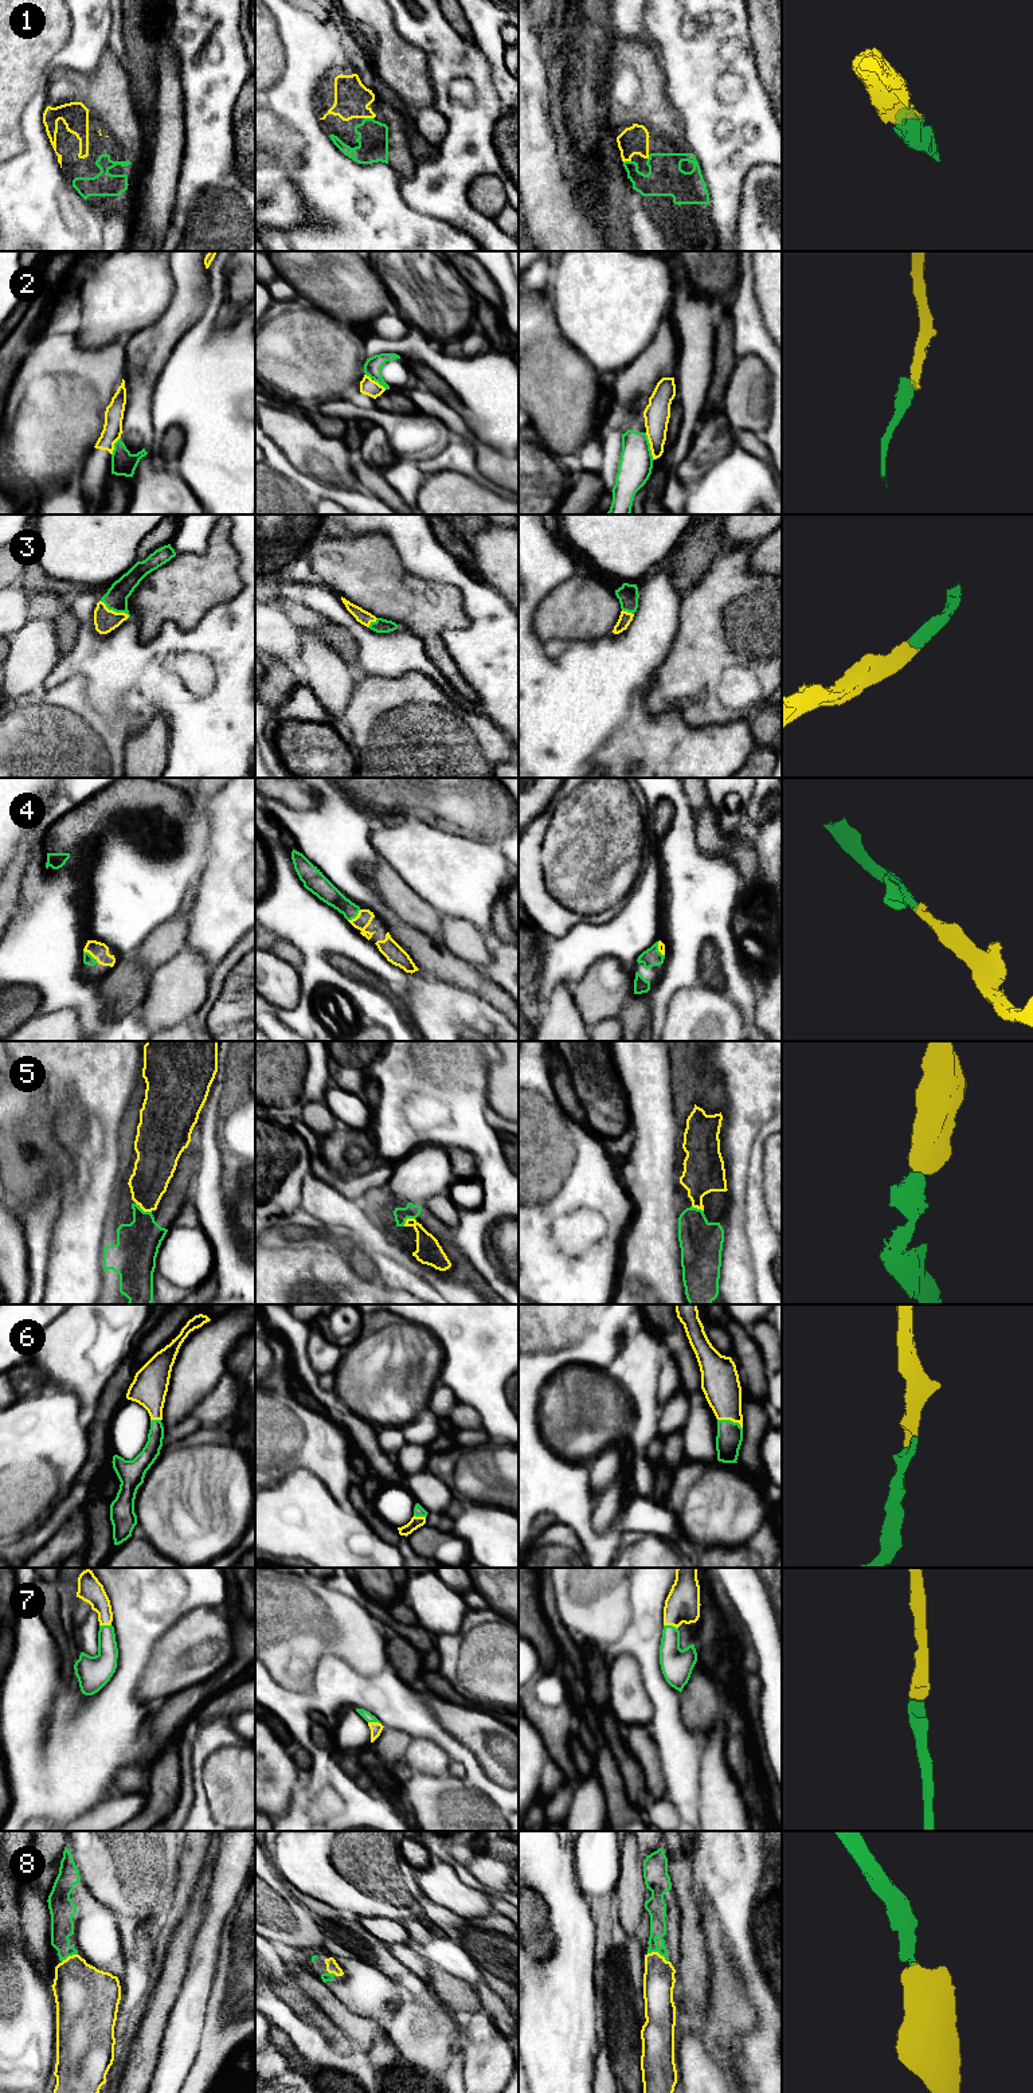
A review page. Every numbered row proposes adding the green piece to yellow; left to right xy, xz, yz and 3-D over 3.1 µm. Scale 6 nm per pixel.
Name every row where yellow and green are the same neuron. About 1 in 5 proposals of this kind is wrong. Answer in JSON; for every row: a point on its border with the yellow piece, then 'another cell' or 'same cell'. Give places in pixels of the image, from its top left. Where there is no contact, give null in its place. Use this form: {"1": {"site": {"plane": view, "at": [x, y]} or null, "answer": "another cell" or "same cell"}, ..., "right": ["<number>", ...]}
{"1": {"site": {"plane": "xz", "at": [368, 117]}, "answer": "same cell"}, "2": {"site": {"plane": "yz", "at": [650, 446]}, "answer": "another cell"}, "3": {"site": {"plane": "xy", "at": [114, 611]}, "answer": "same cell"}, "4": {"site": {"plane": "xy", "at": [92, 955]}, "answer": "same cell"}, "5": {"site": {"plane": "xy", "at": [144, 1211]}, "answer": "same cell"}, "6": {"site": {"plane": "yz", "at": [731, 1420]}, "answer": "same cell"}, "7": {"site": {"plane": "yz", "at": [670, 1624]}, "answer": "same cell"}, "8": {"site": {"plane": "yz", "at": [657, 1952]}, "answer": "same cell"}, "right": ["1", "3", "4", "5", "6", "7", "8"]}

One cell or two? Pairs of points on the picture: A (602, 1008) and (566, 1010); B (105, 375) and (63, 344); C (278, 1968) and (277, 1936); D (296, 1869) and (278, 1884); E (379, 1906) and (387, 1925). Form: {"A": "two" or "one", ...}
{"A": "two", "B": "one", "C": "two", "D": "two", "E": "two"}

